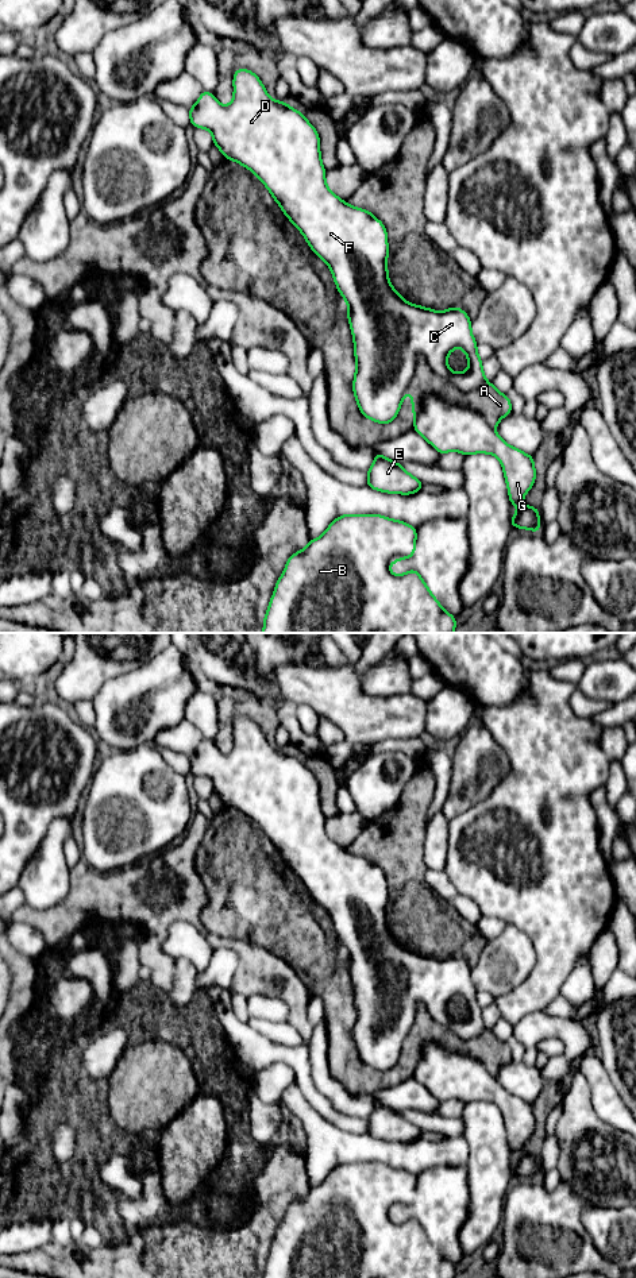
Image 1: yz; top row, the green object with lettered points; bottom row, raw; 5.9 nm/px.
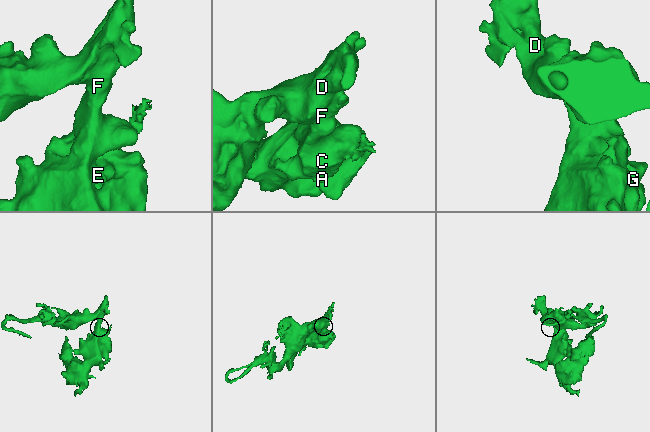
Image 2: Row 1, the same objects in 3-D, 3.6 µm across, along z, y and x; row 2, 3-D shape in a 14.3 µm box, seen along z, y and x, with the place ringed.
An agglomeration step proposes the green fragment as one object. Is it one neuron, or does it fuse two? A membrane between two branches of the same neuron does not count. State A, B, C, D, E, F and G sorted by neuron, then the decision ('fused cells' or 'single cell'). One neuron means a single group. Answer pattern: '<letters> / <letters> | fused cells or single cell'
A / B C D E F G | fused cells

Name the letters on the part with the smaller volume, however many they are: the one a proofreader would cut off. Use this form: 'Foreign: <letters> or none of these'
Foreign: A

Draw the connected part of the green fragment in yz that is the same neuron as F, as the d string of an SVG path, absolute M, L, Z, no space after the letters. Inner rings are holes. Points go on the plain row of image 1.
M236 717L232 731L234 745L227 754L213 741L203 738L197 750L188 756L190 773L208 777L213 794L228 808L240 811L262 829L311 897L331 916L338 939L348 953L356 1011L352 1039L362 1062L374 1070L393 1070L420 1005L460 1040L481 1036L487 1028L466 960L459 954L438 960L405 949L389 928L385 873L370 858L348 853L328 837L315 775L302 760L273 748L251 718ZM458 995L469 1008L465 1020L454 1020L447 1012L447 1004Z

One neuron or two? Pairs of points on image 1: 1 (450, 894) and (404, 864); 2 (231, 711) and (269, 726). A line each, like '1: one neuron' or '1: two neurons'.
1: two neurons
2: one neuron

